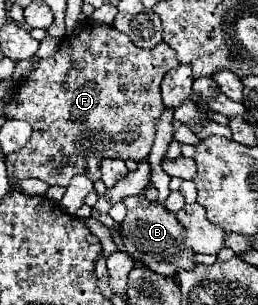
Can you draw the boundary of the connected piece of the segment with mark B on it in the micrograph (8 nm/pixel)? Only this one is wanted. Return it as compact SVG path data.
M145 196L123 198L123 204L127 206L127 216L121 224L123 242L125 242L125 252L133 260L145 264L149 270L163 276L175 276L179 270L191 270L195 266L193 262L195 254L183 244L183 228L173 212L165 210L159 202L149 202Z

